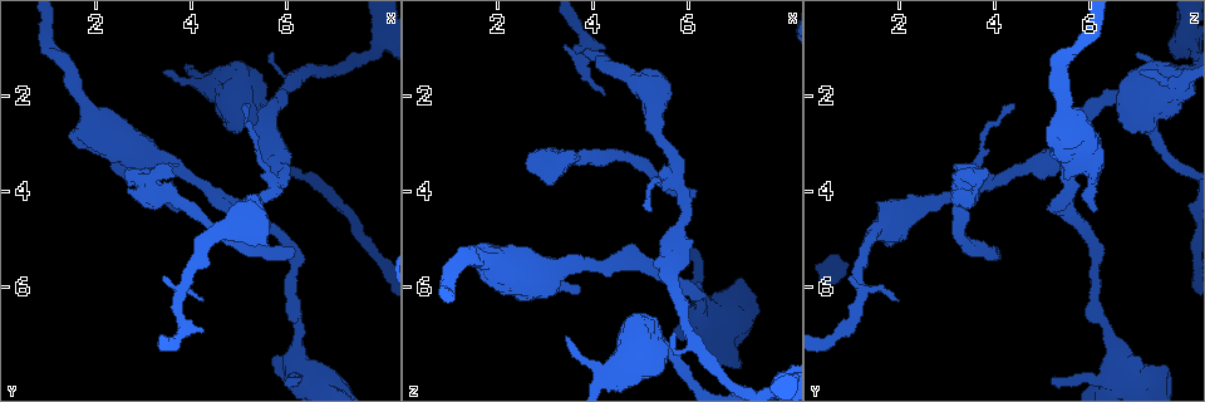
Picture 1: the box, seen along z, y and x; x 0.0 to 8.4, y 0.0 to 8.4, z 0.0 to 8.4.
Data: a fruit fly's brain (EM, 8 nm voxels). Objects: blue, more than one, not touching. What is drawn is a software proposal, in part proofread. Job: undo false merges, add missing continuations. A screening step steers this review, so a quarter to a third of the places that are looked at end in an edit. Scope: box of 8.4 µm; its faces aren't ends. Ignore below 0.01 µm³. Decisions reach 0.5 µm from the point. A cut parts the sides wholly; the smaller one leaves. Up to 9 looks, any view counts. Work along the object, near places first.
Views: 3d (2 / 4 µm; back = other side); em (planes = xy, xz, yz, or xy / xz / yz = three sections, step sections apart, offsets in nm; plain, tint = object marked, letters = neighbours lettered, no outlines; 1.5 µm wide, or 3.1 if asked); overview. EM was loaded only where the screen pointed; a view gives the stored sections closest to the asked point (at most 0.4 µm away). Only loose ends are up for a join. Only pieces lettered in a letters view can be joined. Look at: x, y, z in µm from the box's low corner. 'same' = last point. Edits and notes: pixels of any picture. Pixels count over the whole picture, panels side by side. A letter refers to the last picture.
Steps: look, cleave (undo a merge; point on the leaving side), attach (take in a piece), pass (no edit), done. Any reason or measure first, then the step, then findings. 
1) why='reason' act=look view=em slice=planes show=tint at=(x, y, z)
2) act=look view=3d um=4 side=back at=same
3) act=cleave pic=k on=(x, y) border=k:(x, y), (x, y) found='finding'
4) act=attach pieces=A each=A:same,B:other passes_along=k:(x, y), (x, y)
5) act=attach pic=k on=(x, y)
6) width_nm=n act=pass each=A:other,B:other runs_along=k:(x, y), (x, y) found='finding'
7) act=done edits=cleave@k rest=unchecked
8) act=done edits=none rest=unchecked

why='thin end' act=look view=3d um=4 side=back at=(4.30, 6.30, 2.00)

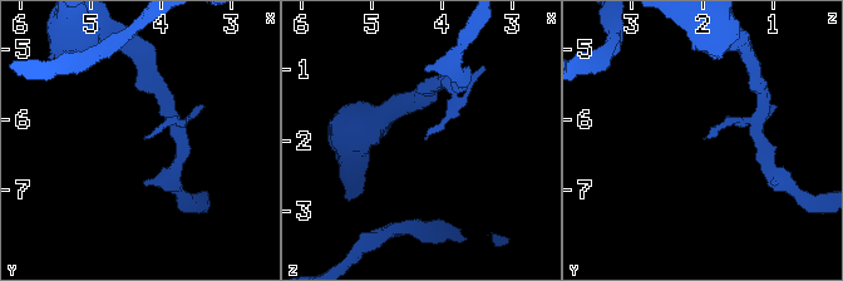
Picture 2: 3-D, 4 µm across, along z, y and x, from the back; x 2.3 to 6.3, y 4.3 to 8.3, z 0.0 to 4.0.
act=look view=em slice=planes show=plain at=(4.25, 6.25, 2.00)

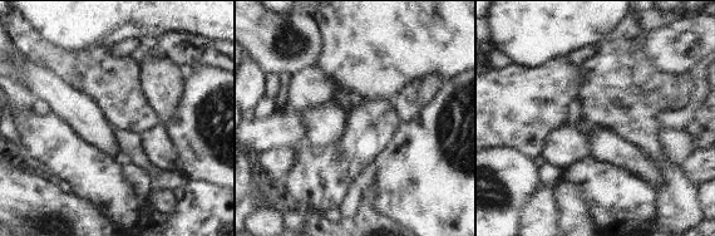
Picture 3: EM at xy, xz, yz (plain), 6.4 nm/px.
act=look view=em slice=planes show=letters at=same

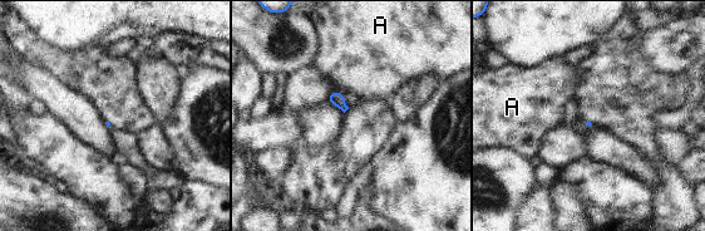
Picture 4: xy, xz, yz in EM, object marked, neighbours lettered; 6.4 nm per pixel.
act=pass each=A:other border=4:(334, 89), (344, 94) found='no lettered piece goes on from it'

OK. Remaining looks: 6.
why='long arm stops here' act=look view=3d um=4 side=back at=(6.10, 5.30, 4.05)

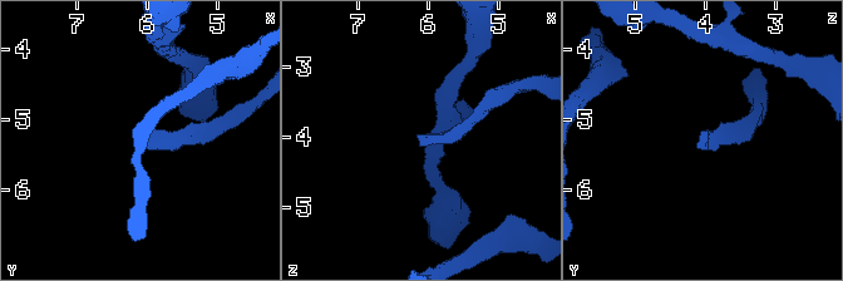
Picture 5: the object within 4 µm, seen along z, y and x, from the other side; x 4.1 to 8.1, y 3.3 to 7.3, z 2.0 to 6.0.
why='need the tissue' act=look view=em slice=planes show=letters at=(6.10, 5.30, 4.10)

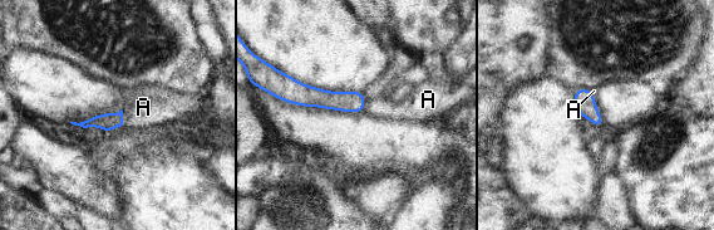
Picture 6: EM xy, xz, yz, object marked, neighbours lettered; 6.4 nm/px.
width_nm=110 act=attach pieces=A each=A:same passes_along=6:(107, 121), (122, 118), (143, 107) found='it goes on there'

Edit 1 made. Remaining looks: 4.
act=look view=overview

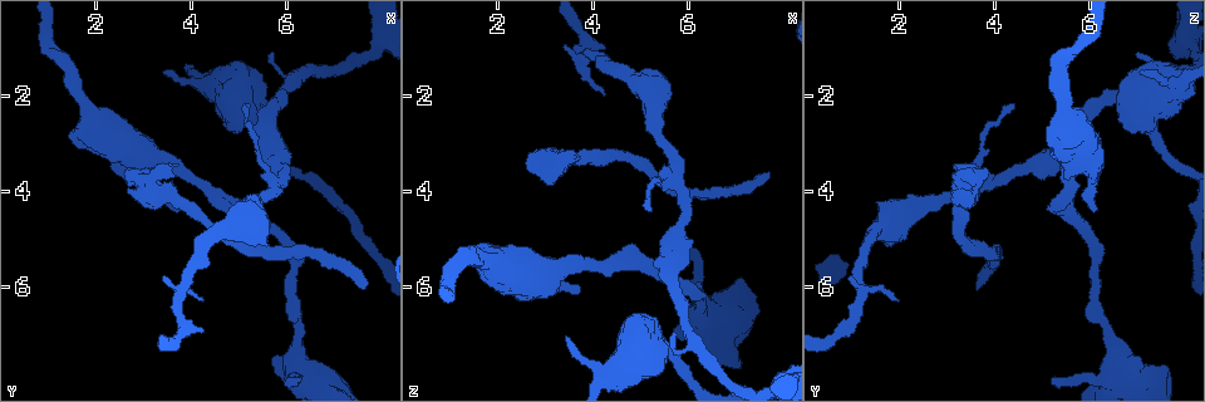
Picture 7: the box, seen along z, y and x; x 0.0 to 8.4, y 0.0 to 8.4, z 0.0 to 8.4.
why='branch stops here' act=look view=em slice=planes show=letters at=(3.45, 1.55, 7.05)

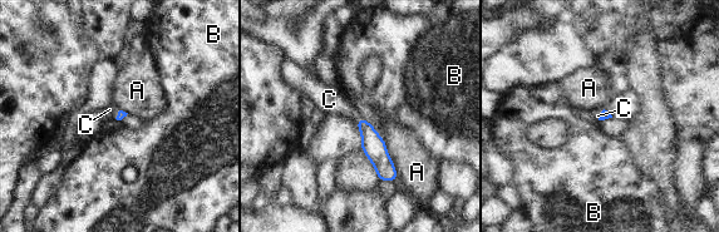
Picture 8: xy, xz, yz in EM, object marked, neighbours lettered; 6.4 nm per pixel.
act=attach pieces=C each=A:other,B:other,C:same passes_along=8:(373, 146), (358, 119), (329, 99) found='it goes on there'

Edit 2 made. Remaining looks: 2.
act=done edits=attach@6,attach@8 rest=unchecked

